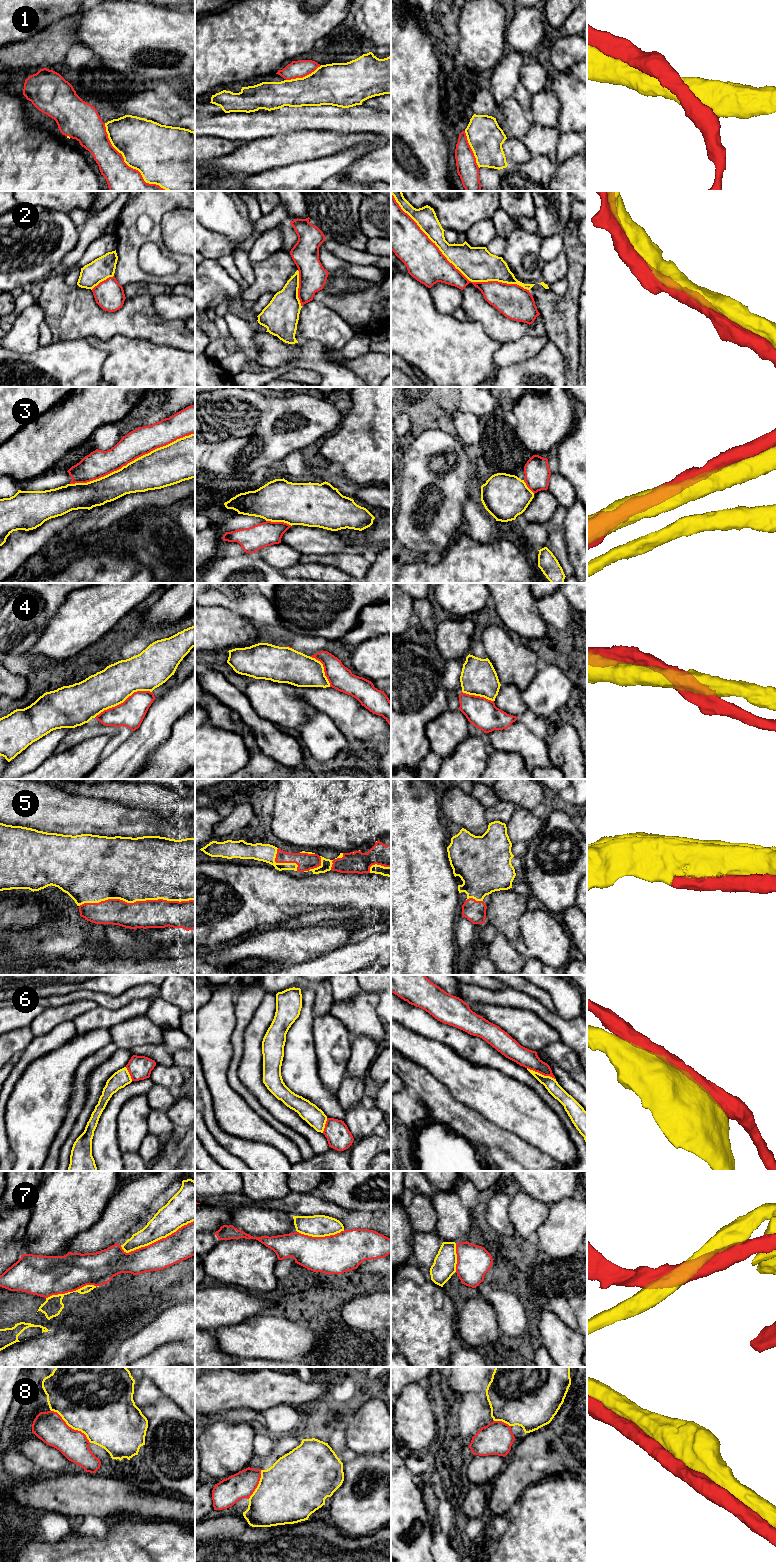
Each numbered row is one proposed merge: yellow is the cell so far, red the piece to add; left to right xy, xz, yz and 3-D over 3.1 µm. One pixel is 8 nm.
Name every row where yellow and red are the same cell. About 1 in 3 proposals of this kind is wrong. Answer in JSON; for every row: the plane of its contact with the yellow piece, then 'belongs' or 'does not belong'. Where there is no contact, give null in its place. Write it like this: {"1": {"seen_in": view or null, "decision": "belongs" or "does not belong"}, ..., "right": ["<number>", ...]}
{"1": {"seen_in": "xy", "decision": "does not belong"}, "2": {"seen_in": "yz", "decision": "belongs"}, "3": {"seen_in": "xy", "decision": "does not belong"}, "4": {"seen_in": "xy", "decision": "belongs"}, "5": {"seen_in": "xy", "decision": "belongs"}, "6": {"seen_in": "yz", "decision": "does not belong"}, "7": {"seen_in": "xy", "decision": "does not belong"}, "8": {"seen_in": "xy", "decision": "belongs"}, "right": ["2", "4", "5", "8"]}

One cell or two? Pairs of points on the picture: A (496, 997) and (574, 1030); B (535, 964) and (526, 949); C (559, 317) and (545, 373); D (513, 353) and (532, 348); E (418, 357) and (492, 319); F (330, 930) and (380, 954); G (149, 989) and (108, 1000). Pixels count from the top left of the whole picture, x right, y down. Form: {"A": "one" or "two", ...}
{"A": "one", "B": "one", "C": "two", "D": "one", "E": "two", "F": "one", "G": "one"}

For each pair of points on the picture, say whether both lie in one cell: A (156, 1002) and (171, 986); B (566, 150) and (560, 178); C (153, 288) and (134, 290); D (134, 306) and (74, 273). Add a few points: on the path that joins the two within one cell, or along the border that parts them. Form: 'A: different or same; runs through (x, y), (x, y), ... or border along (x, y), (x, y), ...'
A: different; border along (158, 994), (180, 1010)
B: different; border along (576, 154), (557, 166)
C: same; runs through (148, 289), (139, 289)
D: different; border along (64, 276), (64, 281), (68, 285), (76, 284)

